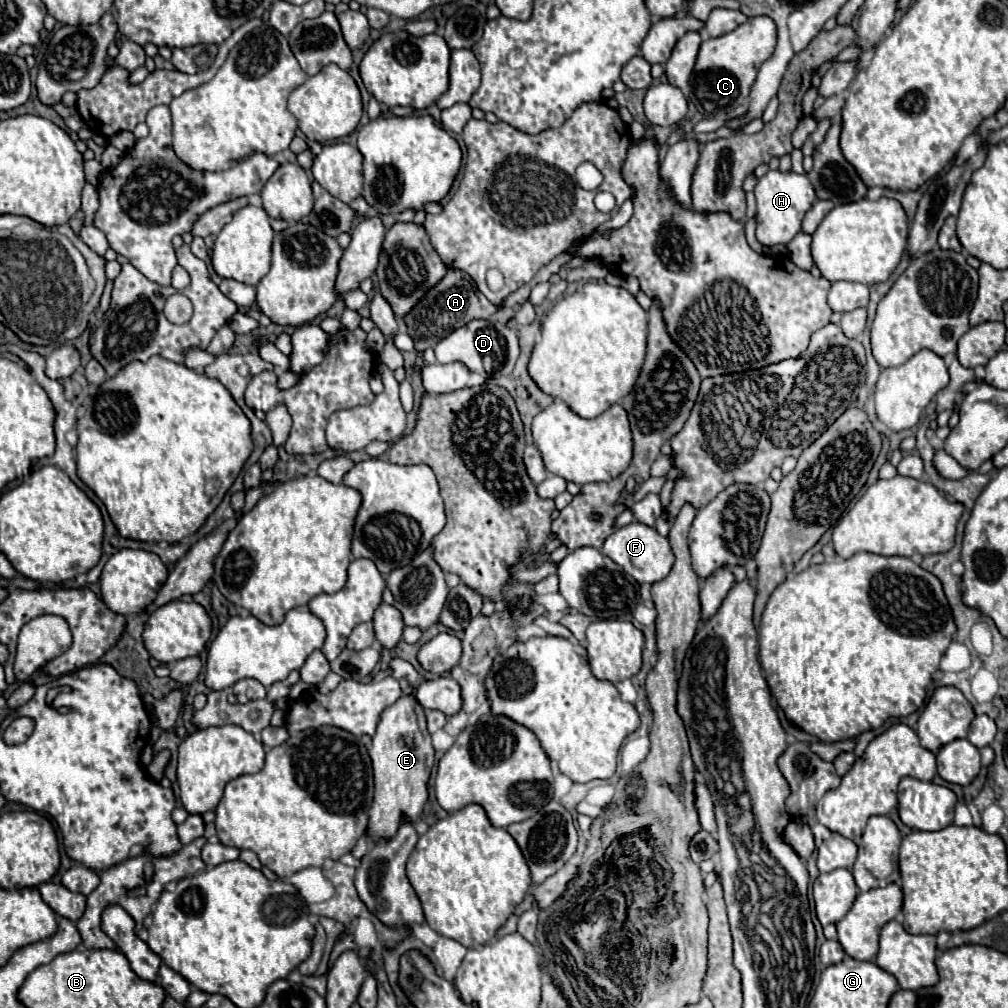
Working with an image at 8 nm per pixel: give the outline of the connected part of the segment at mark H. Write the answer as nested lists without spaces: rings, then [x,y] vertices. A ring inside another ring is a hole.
[[[779,169],[767,171],[763,177],[759,177],[753,193],[755,193],[755,201],[757,201],[757,239],[765,247],[789,243],[801,231],[803,215],[817,201],[807,175],[801,175],[795,171],[783,173]]]

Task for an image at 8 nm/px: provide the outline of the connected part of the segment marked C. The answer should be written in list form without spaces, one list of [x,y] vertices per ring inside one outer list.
[[[759,15],[759,17],[749,17],[747,23],[741,23],[731,33],[703,41],[689,81],[691,89],[689,99],[695,103],[695,107],[703,115],[713,117],[717,113],[725,115],[735,107],[743,105],[761,63],[769,59],[775,49],[775,39],[777,39],[775,21],[767,15]]]

